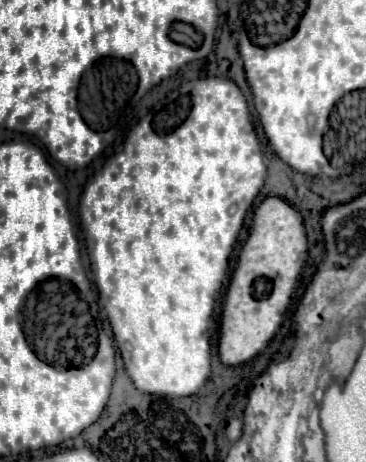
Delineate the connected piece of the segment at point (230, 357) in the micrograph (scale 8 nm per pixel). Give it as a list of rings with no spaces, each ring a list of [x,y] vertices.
[[[268,196],[254,212],[254,224],[242,246],[238,266],[226,290],[218,354],[222,364],[238,366],[252,360],[274,338],[282,312],[290,302],[294,284],[308,258],[302,216],[284,198]]]

